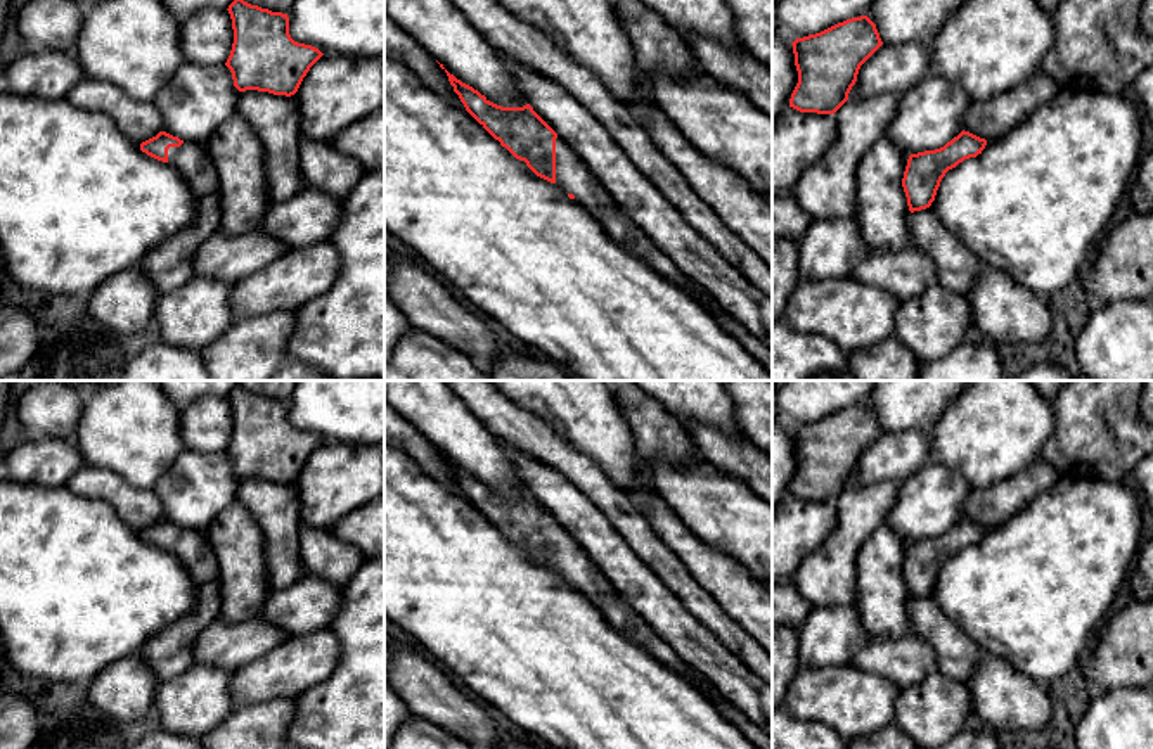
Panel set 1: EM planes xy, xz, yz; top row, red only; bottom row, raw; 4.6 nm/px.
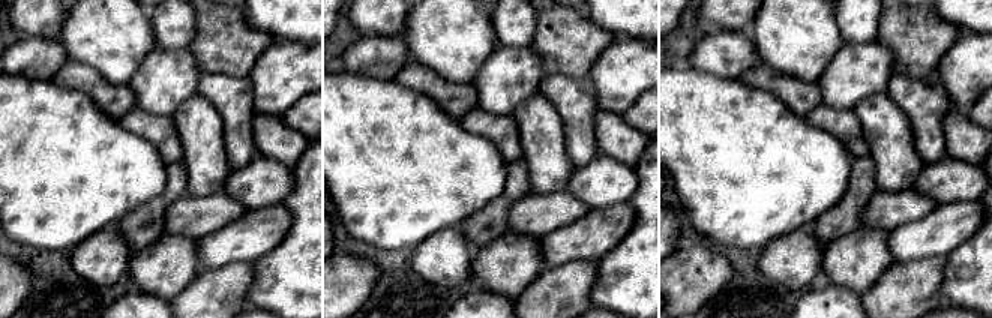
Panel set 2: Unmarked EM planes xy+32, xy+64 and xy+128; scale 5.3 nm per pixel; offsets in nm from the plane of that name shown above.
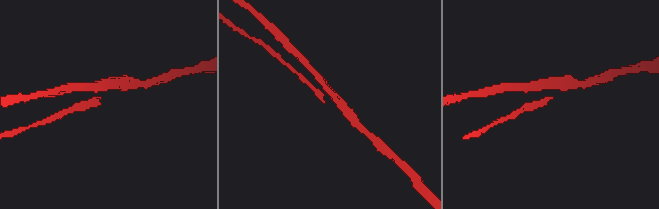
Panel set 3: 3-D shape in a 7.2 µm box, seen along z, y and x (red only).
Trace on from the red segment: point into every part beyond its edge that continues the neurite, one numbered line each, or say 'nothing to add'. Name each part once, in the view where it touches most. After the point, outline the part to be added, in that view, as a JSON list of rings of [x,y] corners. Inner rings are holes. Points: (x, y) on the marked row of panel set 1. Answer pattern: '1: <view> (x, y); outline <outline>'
1: xz (572, 175); outline [[[559,137],[556,138],[556,185],[564,194],[573,194],[576,204],[583,206],[623,249],[646,261],[672,284],[687,291],[706,311],[712,313],[708,304],[710,298],[703,298],[691,289],[694,280],[679,270],[673,261],[667,258],[620,209],[611,194],[601,185],[576,152]]]

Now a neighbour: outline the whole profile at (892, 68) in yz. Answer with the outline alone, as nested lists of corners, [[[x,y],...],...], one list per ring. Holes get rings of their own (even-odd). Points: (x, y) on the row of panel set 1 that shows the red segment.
[[[930,43],[881,45],[859,69],[848,100],[904,93],[930,74]]]

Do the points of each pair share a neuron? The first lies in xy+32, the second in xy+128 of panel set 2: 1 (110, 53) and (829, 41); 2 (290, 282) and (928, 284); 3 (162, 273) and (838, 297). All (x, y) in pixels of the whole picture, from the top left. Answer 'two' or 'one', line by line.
1: one
2: two
3: two

